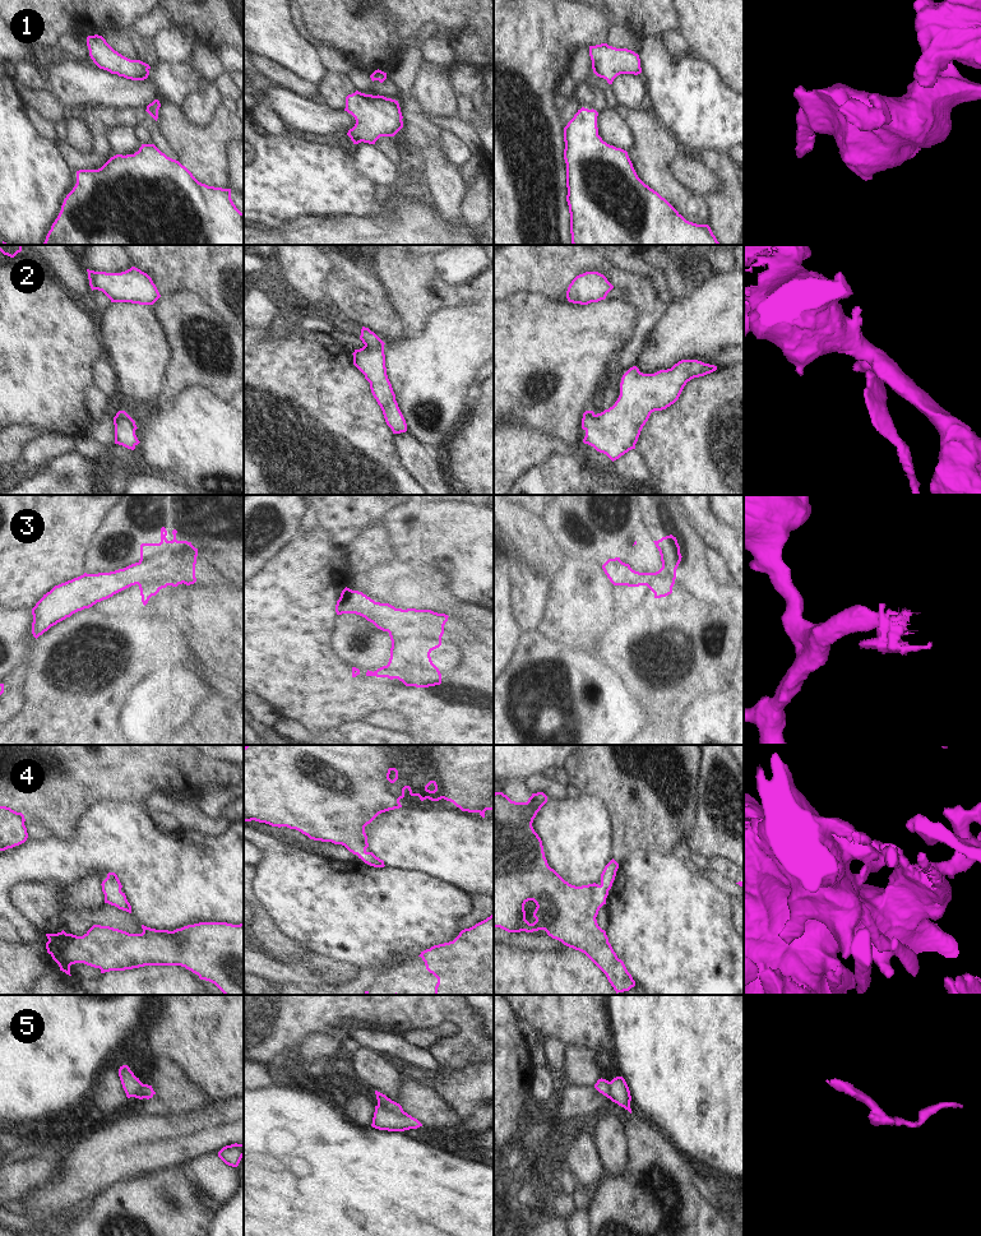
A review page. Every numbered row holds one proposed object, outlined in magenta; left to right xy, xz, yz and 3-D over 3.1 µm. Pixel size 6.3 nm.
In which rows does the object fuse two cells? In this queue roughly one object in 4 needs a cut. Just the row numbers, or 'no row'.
no row

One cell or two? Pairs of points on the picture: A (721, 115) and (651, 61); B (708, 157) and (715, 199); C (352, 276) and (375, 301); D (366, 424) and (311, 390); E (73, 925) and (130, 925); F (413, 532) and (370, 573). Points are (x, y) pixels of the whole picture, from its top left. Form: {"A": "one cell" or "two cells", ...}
{"A": "one cell", "B": "one cell", "C": "one cell", "D": "one cell", "E": "one cell", "F": "two cells"}

